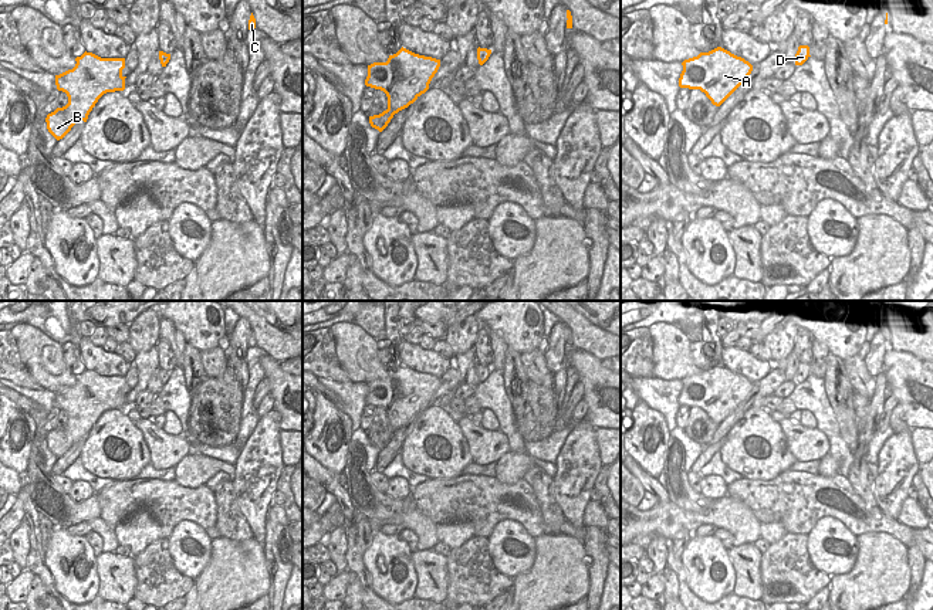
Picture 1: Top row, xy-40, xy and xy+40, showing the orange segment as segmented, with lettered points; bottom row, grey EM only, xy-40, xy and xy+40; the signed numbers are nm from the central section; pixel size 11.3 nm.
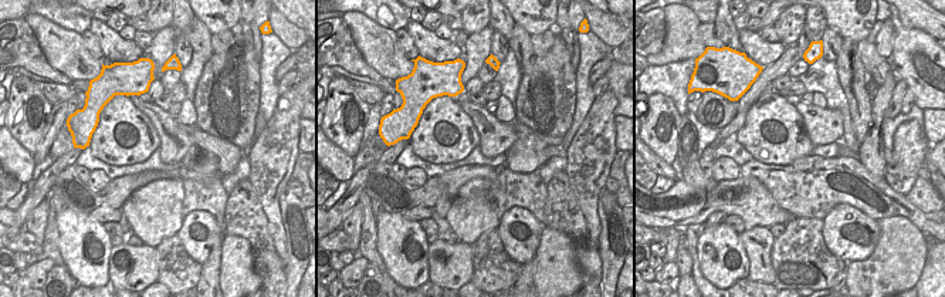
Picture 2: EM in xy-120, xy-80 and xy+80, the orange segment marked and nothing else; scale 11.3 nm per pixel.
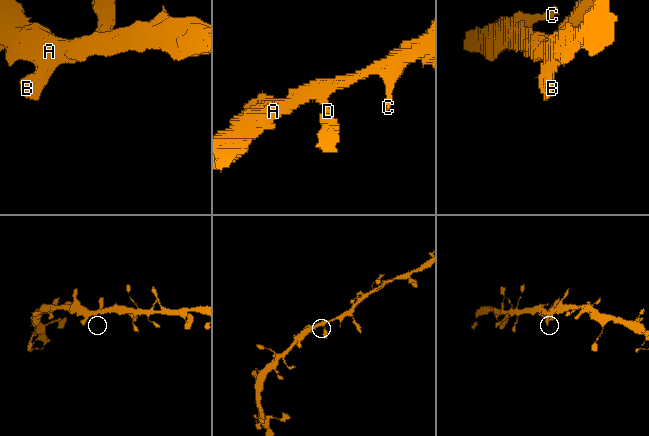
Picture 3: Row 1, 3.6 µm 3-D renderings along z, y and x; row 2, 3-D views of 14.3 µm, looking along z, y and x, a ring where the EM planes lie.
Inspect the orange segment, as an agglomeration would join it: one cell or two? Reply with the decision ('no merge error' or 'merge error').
no merge error

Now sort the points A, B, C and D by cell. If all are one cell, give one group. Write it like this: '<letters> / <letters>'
A B C D

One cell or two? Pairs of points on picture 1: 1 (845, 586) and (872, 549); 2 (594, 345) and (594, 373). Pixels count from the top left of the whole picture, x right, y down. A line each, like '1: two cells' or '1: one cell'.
1: one cell
2: two cells

